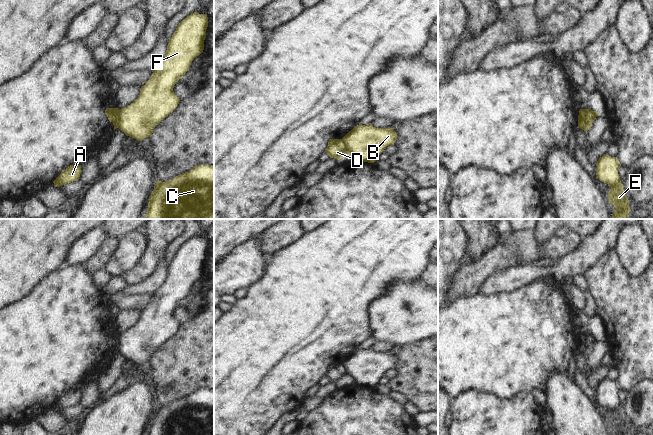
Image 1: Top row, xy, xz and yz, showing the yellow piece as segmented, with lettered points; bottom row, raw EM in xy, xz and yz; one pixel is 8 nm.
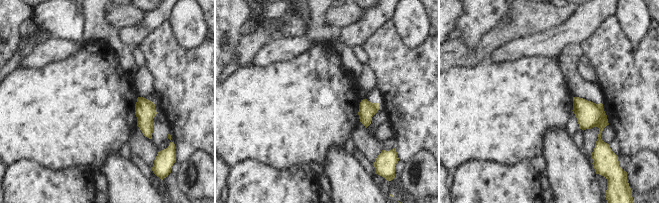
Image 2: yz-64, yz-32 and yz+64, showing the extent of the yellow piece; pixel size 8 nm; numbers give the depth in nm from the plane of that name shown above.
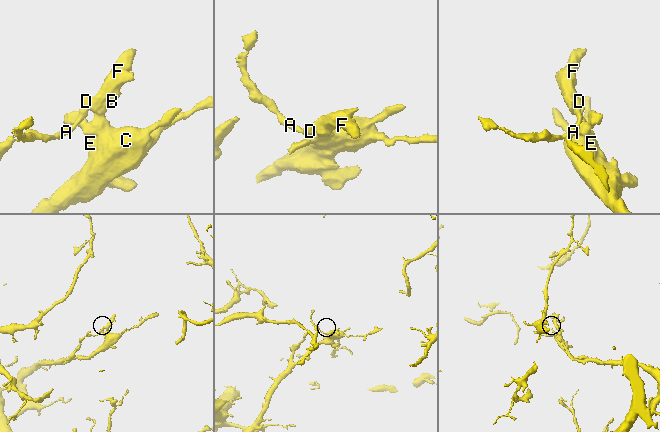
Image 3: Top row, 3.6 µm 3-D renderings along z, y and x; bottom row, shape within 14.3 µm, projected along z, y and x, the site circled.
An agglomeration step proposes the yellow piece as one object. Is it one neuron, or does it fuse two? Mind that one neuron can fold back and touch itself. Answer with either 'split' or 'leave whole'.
split

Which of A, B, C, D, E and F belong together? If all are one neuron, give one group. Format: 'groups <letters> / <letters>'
groups A D / B C E F

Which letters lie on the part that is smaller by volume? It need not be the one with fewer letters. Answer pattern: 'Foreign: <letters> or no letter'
Foreign: A, D

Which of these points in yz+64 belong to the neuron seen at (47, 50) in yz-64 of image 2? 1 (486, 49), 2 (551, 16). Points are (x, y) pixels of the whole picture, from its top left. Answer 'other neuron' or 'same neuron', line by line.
1: other neuron
2: other neuron

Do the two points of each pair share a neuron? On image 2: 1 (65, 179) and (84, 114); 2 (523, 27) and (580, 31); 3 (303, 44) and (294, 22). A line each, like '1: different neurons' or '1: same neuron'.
1: different neurons
2: different neurons
3: different neurons

